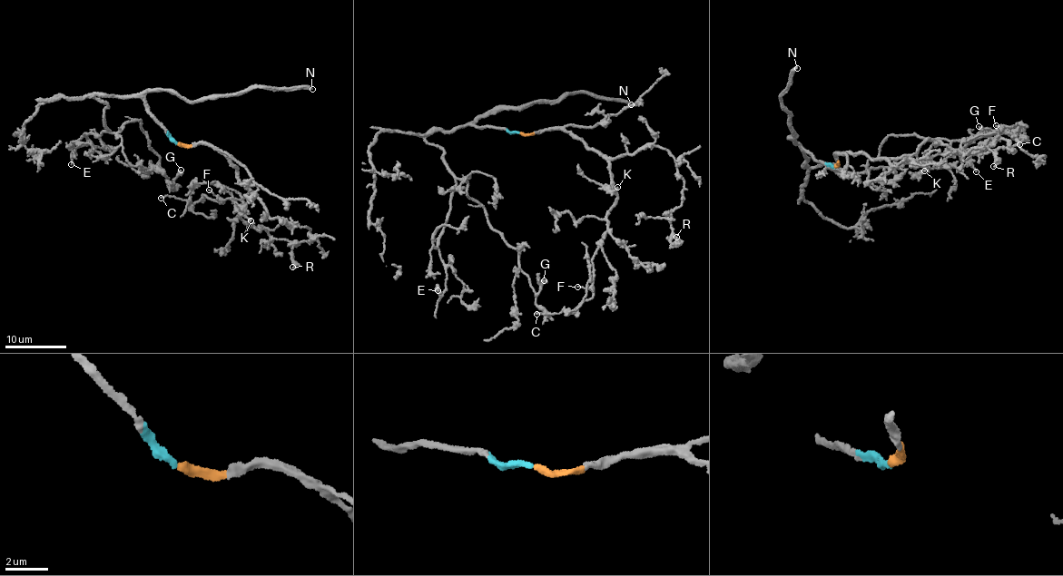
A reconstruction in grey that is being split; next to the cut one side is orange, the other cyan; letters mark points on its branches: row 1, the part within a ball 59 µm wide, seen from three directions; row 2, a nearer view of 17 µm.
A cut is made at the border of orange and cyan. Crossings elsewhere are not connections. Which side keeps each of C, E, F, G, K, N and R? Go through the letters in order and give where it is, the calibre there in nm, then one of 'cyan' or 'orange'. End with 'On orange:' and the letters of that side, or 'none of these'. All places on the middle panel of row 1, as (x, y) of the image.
C: place (536, 314); calibre 170 nm; orange
E: place (437, 290); calibre 170 nm; cyan
F: place (577, 287); calibre 140 nm; orange
G: place (544, 280); calibre 400 nm; cyan
K: place (617, 187); calibre 200 nm; orange
N: place (631, 104); calibre 320 nm; cyan
R: place (676, 237); calibre 320 nm; orange
On orange: C, F, K, R

